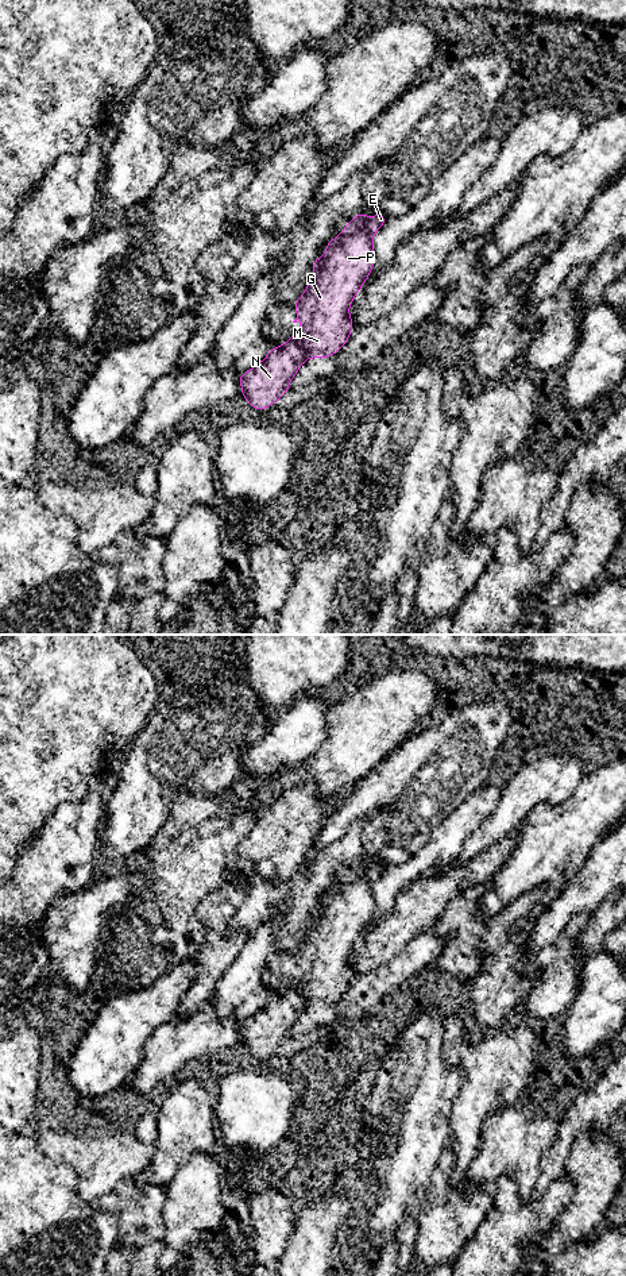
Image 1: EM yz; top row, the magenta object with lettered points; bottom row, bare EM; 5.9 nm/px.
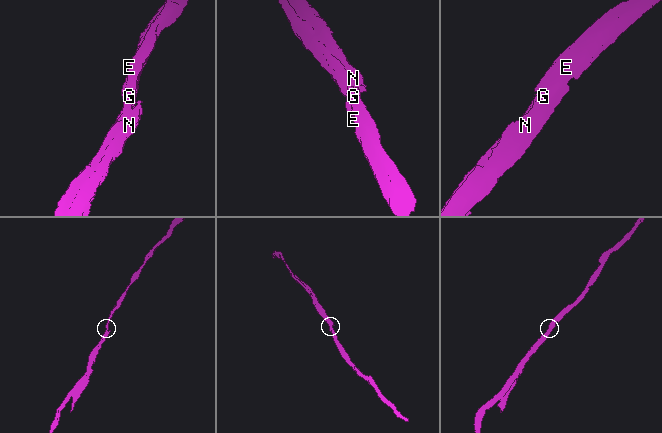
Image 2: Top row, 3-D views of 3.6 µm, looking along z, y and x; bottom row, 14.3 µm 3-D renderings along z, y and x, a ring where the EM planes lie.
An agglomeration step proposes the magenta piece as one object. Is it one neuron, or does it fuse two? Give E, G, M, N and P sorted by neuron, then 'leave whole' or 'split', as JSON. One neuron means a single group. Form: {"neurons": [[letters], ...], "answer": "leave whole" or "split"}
{"neurons": [["E", "G", "M", "P"], ["N"]], "answer": "split"}

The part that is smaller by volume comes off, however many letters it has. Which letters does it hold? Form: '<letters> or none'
N

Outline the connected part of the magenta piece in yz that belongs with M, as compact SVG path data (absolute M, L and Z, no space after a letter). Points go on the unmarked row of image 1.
M359 859L312 913L314 924L293 953L297 961L293 971L302 971L294 983L305 995L306 1007L332 1005L349 988L353 968L348 957L371 924L372 884L386 870L383 860L372 866Z

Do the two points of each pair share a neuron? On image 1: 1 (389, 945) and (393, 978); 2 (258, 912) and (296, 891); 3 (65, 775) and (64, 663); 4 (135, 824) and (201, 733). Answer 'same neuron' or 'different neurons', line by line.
1: different neurons
2: same neuron
3: same neuron
4: same neuron

